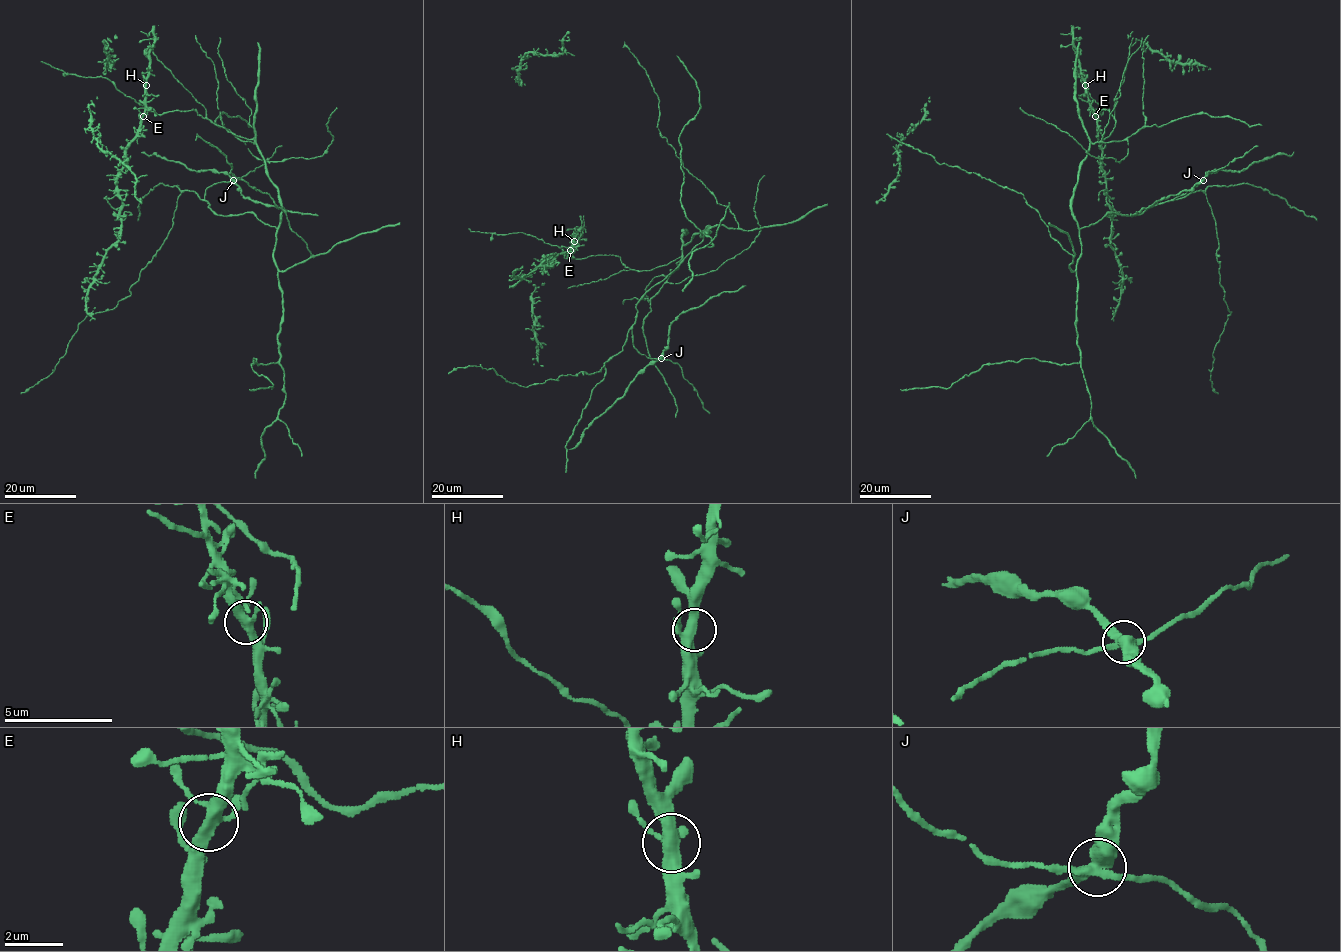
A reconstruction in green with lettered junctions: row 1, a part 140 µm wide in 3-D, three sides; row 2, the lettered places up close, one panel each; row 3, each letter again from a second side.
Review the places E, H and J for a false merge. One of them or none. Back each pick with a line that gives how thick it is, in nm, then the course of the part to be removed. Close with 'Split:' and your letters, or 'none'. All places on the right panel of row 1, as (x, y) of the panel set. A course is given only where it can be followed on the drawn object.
J: Thickness 420 nm. Course of the part to remove: (1203, 180), (1208, 172), (1244, 170), (1250, 164), (1274, 154), (1288, 155), (1293, 152)
Split: J

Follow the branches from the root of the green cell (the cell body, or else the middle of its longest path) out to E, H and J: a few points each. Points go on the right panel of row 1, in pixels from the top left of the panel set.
E: (1080, 239), (1072, 199), (1081, 161), (1089, 145), (1107, 137), (1115, 124), (1093, 100), (1095, 116)
H: (1080, 239), (1072, 199), (1081, 161), (1115, 124), (1089, 102), (1085, 85)
J: (1080, 239), (1081, 228), (1098, 222), (1107, 213), (1142, 213), (1149, 207), (1184, 195), (1203, 180)

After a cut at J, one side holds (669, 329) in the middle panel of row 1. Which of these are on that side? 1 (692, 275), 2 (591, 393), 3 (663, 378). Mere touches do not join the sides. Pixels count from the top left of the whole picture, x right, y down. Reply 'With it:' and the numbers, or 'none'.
With it: none

